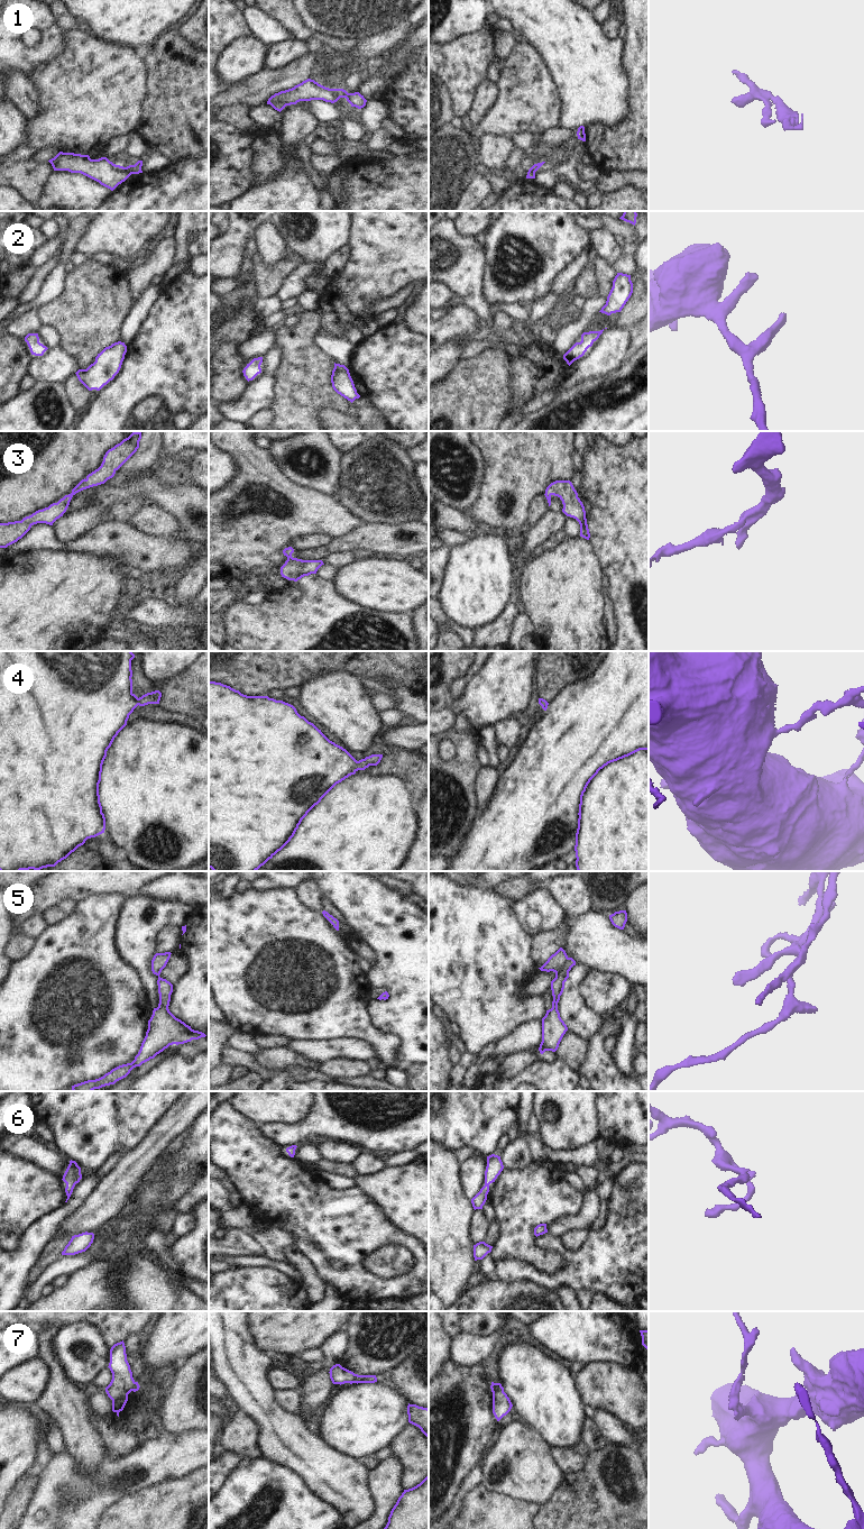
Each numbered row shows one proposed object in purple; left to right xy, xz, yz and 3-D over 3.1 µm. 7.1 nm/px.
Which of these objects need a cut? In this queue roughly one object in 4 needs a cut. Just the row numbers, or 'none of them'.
1, 7

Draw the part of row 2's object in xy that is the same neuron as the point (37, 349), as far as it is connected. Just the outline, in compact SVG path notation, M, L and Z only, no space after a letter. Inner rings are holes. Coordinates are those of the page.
M28 333L25 337L25 341L29 347L31 355L43 356L44 353L48 349L46 346L39 342L38 333Z

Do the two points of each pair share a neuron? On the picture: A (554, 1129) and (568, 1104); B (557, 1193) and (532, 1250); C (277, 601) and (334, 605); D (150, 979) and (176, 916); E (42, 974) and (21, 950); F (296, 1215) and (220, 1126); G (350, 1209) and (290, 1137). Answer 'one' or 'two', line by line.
A: one
B: one
C: one
D: one
E: two
F: one
G: two

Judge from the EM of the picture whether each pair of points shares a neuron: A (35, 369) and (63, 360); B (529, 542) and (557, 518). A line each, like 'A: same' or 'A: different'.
A: same
B: same

